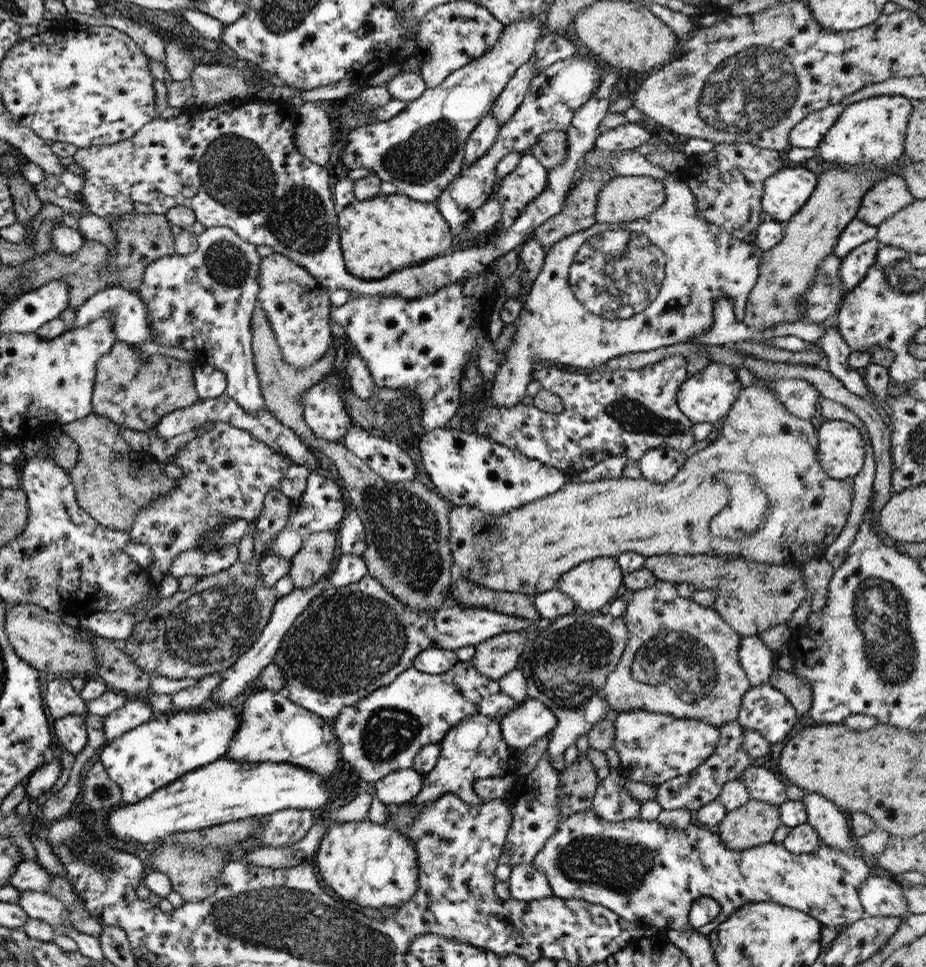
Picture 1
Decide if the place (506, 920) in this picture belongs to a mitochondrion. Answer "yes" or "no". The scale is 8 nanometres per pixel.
no

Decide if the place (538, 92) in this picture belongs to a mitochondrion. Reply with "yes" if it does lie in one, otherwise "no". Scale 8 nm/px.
no

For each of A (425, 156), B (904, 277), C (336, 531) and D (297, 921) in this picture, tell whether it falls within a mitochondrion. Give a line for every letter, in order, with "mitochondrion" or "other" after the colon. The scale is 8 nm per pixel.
A: mitochondrion
B: mitochondrion
C: other
D: mitochondrion

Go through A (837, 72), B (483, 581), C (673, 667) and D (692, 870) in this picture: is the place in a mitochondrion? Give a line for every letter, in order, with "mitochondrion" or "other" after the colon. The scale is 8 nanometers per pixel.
A: other
B: other
C: mitochondrion
D: other

